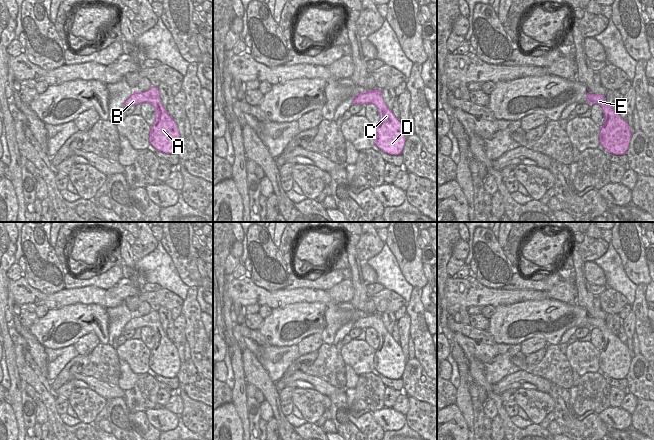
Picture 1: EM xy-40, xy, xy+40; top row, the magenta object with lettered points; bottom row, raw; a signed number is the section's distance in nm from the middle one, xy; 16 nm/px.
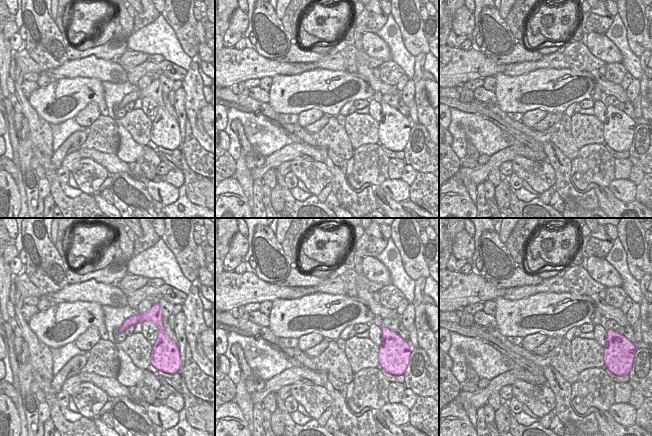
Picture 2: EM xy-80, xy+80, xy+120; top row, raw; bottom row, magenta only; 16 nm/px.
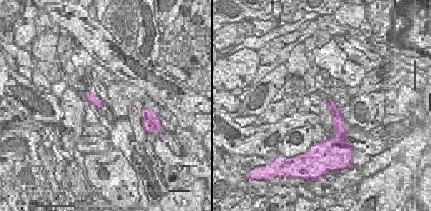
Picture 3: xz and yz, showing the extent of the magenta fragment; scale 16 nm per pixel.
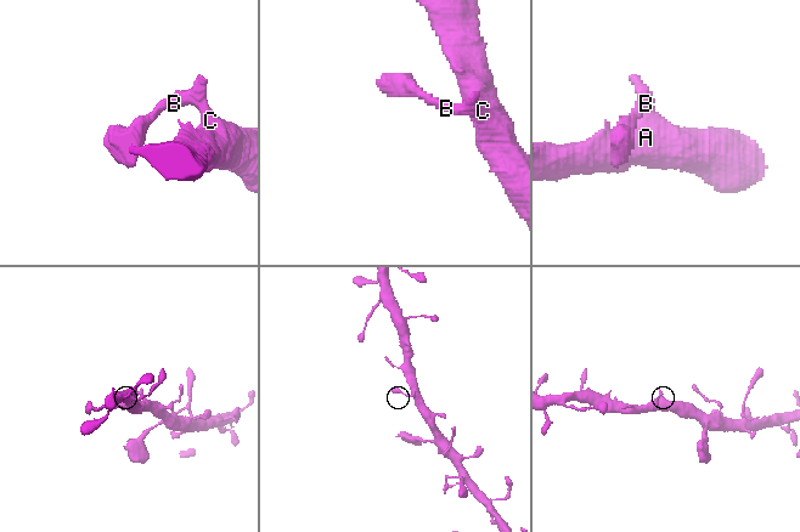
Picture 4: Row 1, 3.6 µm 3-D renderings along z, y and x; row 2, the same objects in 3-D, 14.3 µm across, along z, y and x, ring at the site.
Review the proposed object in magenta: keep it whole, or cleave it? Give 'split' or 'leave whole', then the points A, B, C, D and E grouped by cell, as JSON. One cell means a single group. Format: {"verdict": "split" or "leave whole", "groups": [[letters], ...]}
{"verdict": "leave whole", "groups": [["A", "B", "C", "D", "E"]]}

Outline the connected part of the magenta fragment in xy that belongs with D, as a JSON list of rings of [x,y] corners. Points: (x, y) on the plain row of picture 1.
[[[380,313],[361,315],[354,321],[352,328],[366,329],[369,327],[378,332],[380,339],[378,349],[375,350],[374,355],[375,370],[389,379],[402,378],[406,365],[405,356],[400,344],[394,340],[385,328]]]

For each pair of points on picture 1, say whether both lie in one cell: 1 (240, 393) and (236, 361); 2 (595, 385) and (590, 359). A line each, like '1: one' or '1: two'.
1: one
2: two

